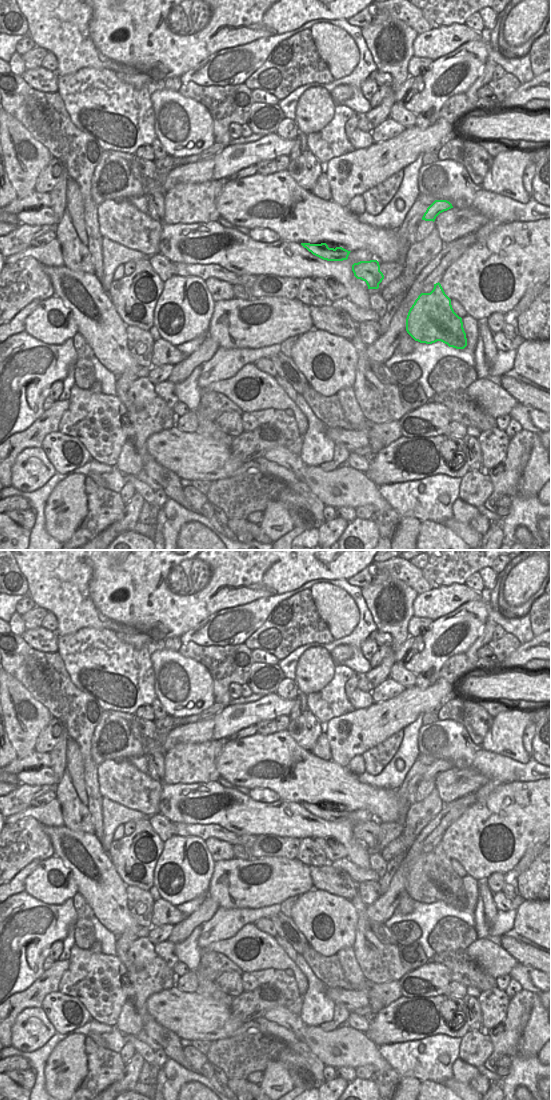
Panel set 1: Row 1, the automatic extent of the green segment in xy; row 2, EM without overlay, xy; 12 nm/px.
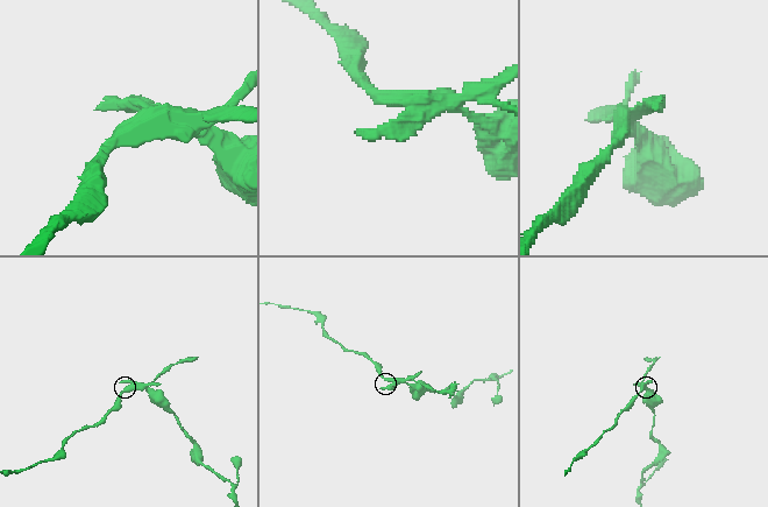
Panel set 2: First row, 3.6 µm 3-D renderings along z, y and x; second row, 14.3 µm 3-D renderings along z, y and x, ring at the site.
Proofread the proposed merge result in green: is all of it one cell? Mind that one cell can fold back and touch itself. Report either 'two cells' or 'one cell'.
two cells

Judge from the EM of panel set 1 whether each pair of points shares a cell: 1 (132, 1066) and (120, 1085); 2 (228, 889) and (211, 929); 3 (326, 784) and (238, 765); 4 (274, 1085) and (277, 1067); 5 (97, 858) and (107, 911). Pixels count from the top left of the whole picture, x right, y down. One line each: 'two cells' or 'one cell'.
1: one cell
2: two cells
3: one cell
4: one cell
5: one cell

